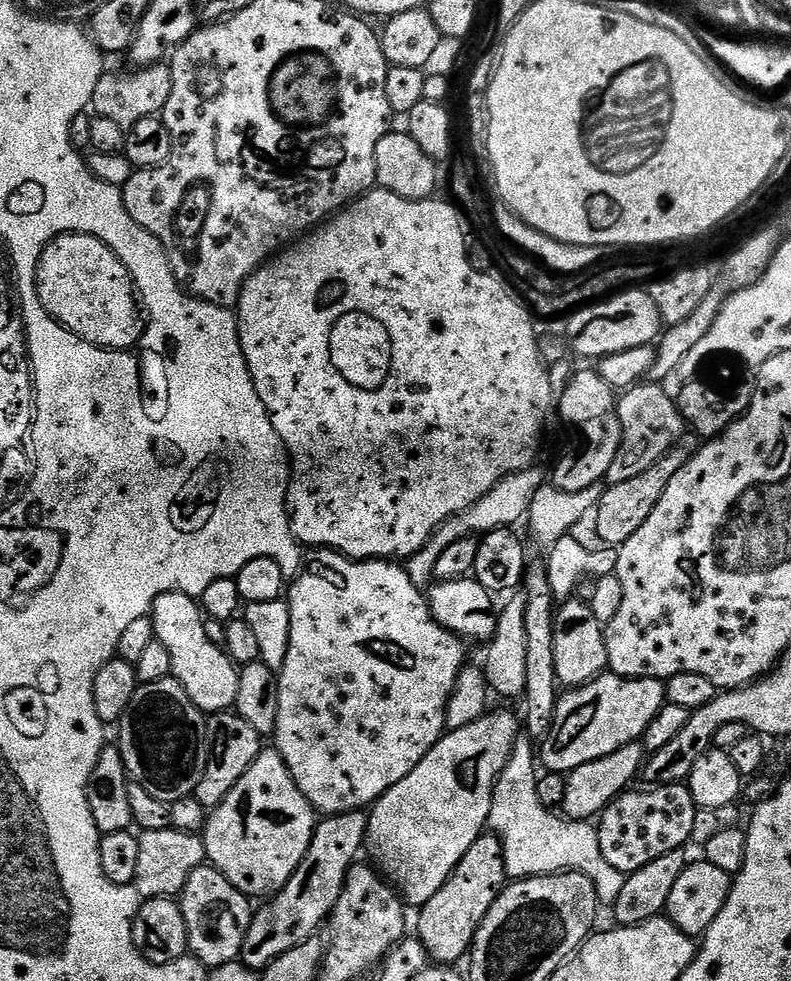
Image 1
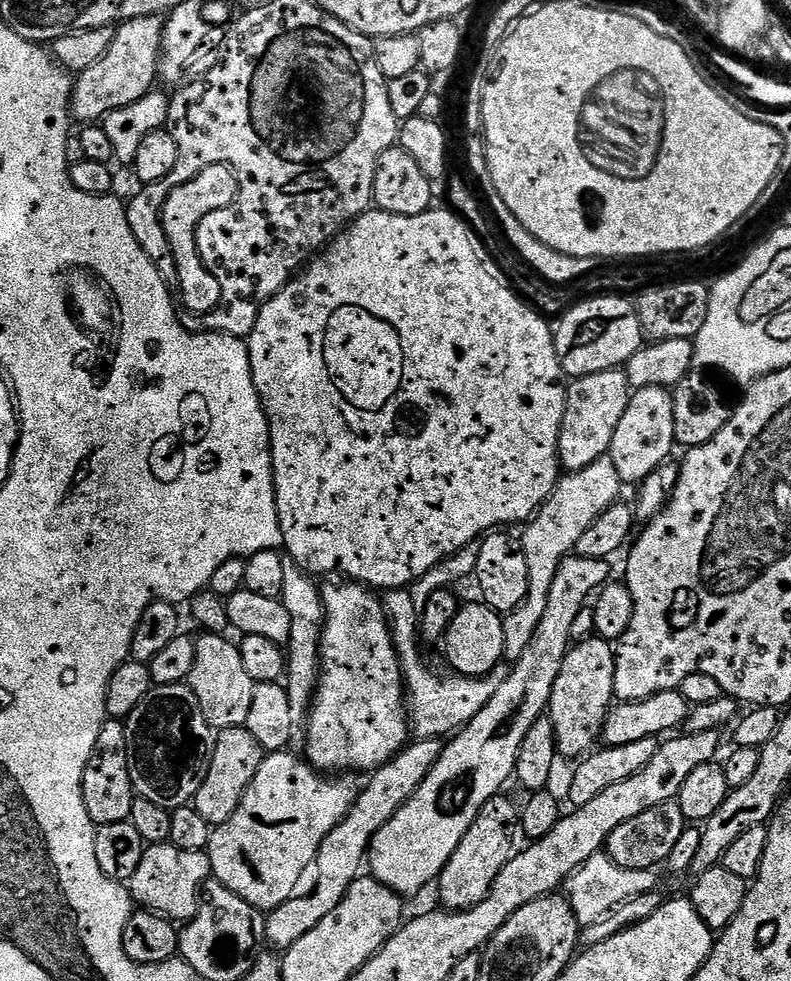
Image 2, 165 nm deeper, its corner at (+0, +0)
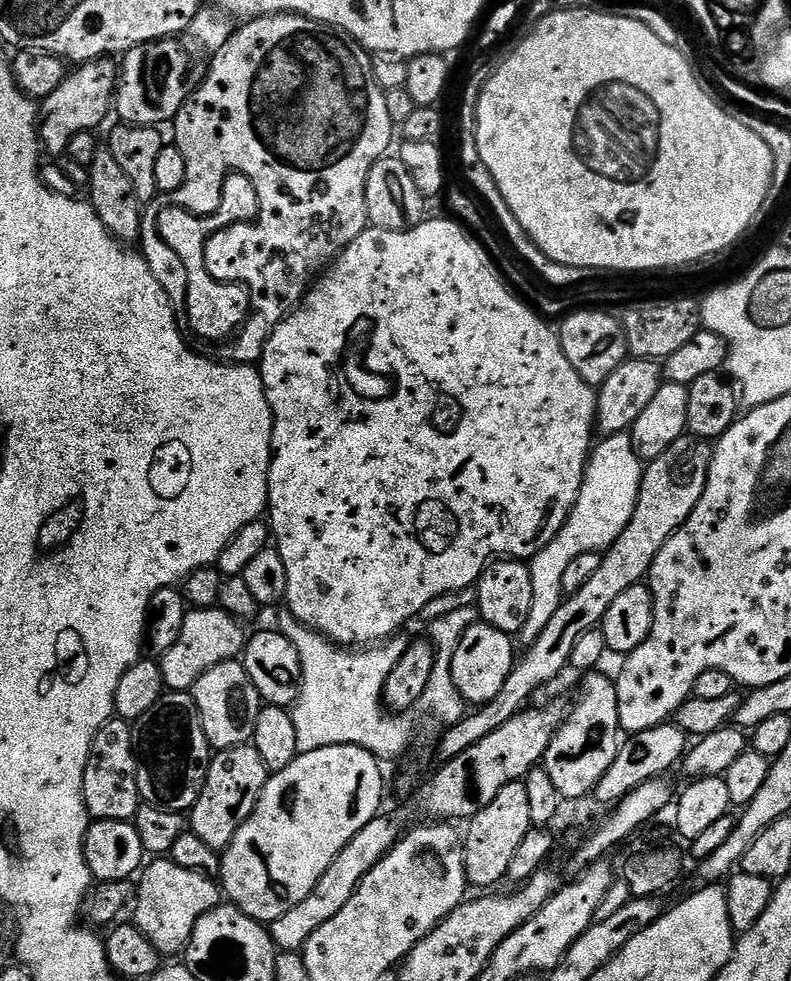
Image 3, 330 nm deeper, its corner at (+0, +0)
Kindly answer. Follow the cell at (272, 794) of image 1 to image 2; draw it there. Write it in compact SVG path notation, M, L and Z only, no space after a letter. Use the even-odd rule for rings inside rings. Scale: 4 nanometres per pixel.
M291 751L270 752L265 755L262 766L258 766L258 774L254 774L254 782L246 790L238 810L224 824L217 824L212 829L208 857L212 863L212 876L224 884L238 898L250 902L250 906L261 910L271 910L282 906L294 896L294 886L298 886L298 878L302 878L302 870L310 866L314 854L318 854L318 846L342 822L342 818L352 808L356 797L362 791L362 784L355 775L328 775L317 772L311 764L291 756Z

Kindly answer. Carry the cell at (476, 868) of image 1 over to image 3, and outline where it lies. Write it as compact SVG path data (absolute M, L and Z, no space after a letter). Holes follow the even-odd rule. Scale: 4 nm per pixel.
M515 780L502 790L498 790L494 802L486 806L486 810L478 810L472 820L467 821L468 833L463 833L464 865L469 885L476 890L492 890L499 880L503 881L510 870L510 861L522 838L534 827L530 818L530 797L526 794L523 780Z

